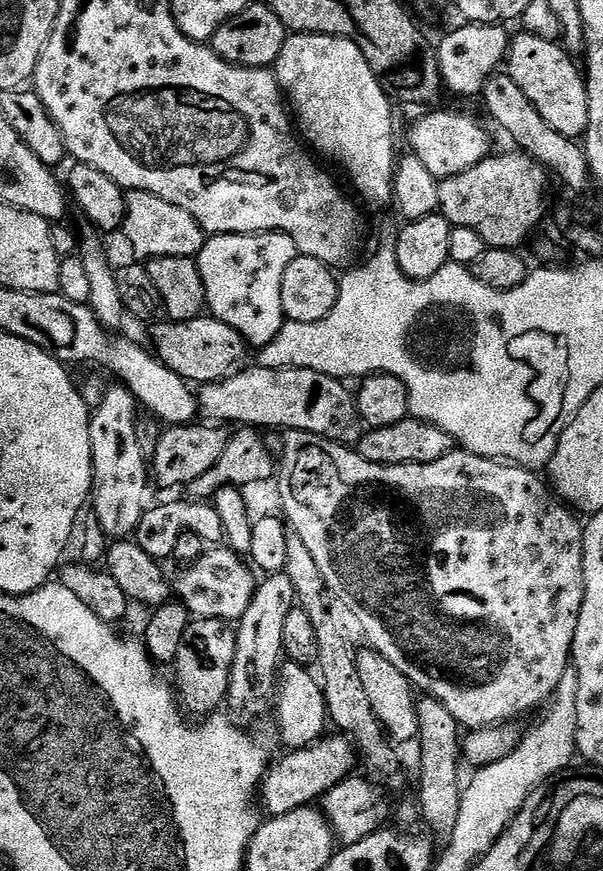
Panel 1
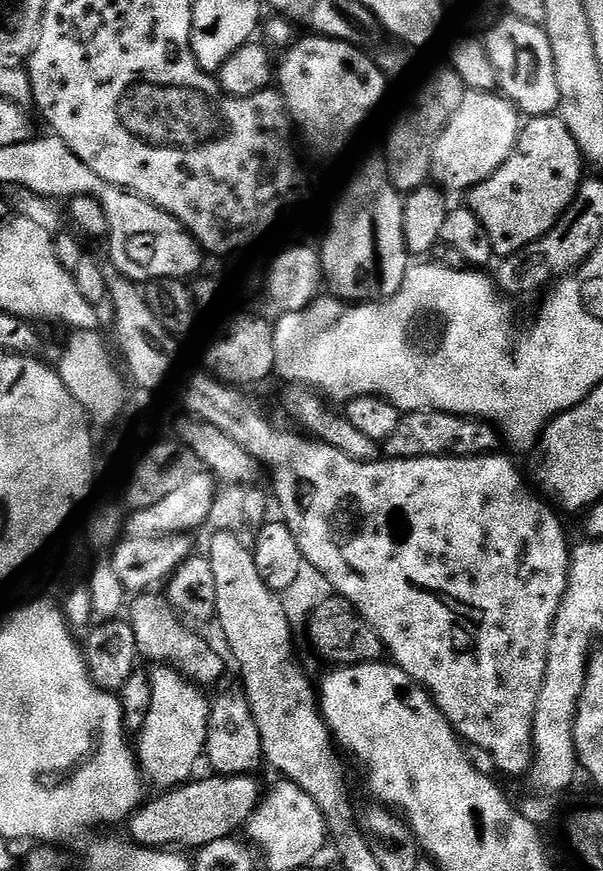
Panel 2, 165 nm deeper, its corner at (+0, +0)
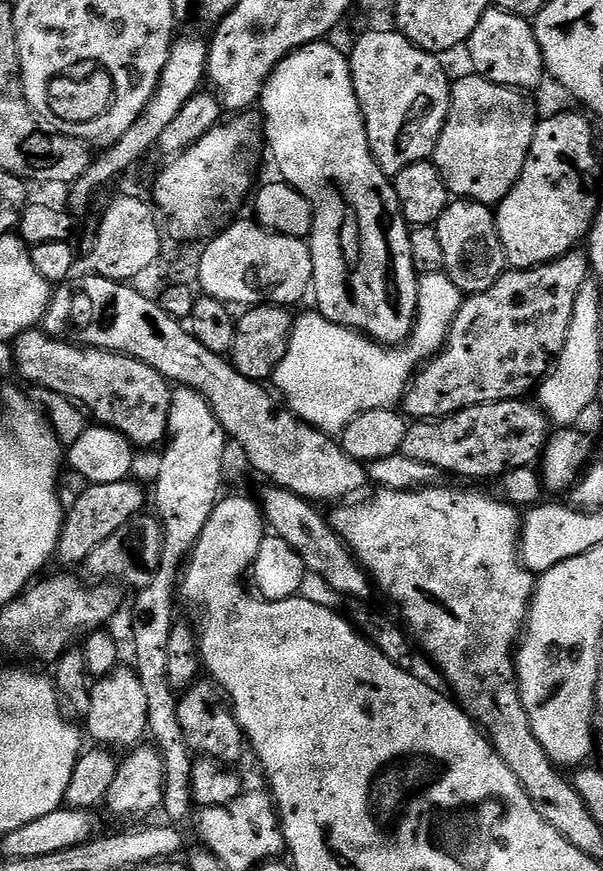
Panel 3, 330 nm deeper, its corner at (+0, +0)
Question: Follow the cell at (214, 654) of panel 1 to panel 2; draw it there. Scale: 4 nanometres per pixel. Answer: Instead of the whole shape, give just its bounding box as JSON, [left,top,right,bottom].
[134,666,213,790]

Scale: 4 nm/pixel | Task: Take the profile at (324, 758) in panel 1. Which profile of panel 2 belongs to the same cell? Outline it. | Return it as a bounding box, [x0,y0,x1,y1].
[127,774,262,850]

